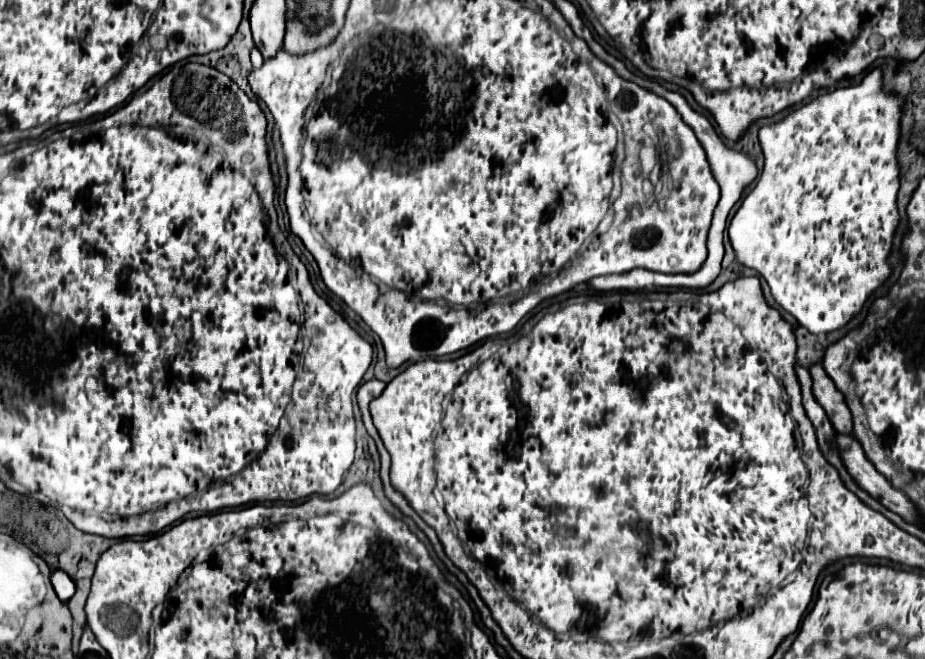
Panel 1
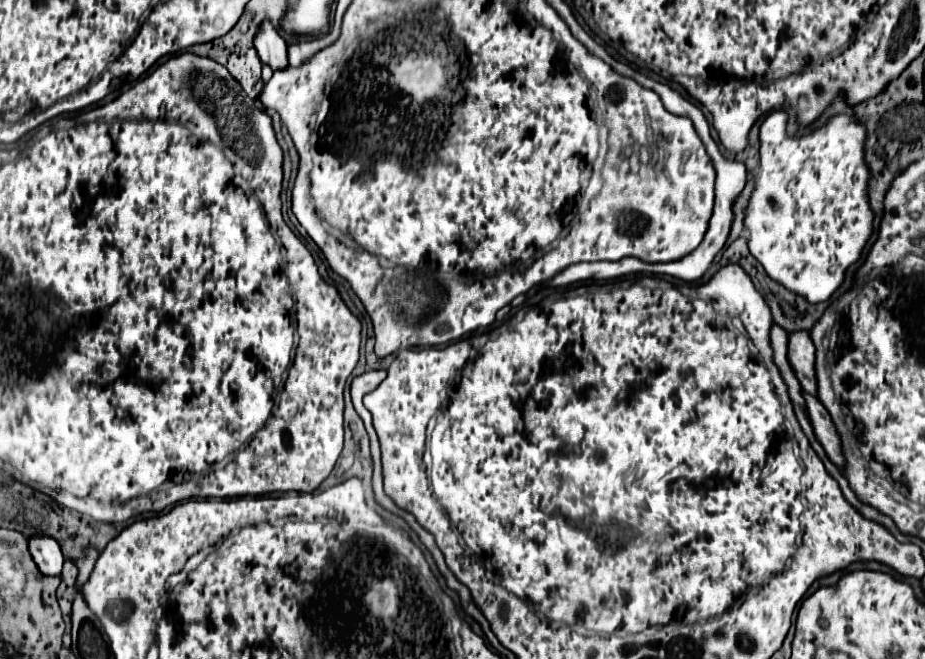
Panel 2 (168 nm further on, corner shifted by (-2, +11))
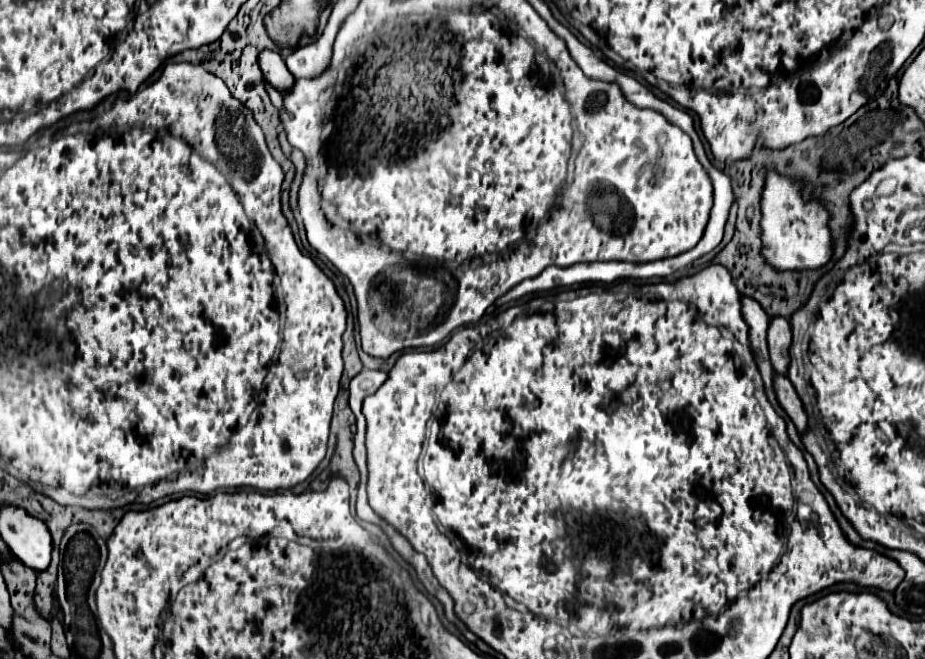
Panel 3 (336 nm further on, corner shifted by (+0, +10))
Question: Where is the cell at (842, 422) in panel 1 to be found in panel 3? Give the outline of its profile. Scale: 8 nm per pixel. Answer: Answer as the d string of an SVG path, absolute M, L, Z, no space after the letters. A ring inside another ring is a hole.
M769 318L767 328L767 346L771 364L777 374L787 374L787 362L789 362L789 346L791 346L791 328L787 318Z

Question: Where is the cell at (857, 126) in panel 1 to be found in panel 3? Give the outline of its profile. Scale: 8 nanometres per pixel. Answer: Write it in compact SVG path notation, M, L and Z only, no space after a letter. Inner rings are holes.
M777 170L767 172L763 200L761 200L761 242L763 256L777 270L805 270L821 268L831 258L831 234L827 230L829 214L817 202L803 202L801 182L781 176Z

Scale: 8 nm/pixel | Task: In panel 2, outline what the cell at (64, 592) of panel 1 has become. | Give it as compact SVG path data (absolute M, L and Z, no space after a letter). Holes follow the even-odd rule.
M31 537L29 539L31 555L43 575L59 577L63 569L63 553L59 549L59 543L51 537Z

